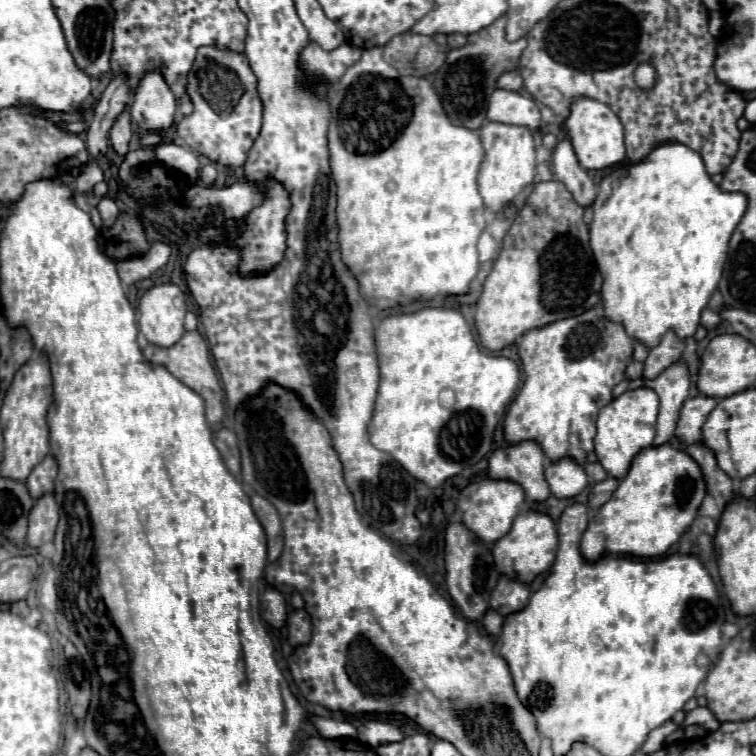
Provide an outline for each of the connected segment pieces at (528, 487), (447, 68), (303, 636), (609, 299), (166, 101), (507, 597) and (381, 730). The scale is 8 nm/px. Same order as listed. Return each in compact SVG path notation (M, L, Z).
M520 442L496 450L488 462L488 476L494 480L514 480L522 484L526 498L532 502L546 502L550 496L544 480L546 456L536 442Z
M506 16L498 18L488 28L484 28L476 34L470 34L466 46L450 50L444 66L436 72L432 84L442 100L442 106L446 108L446 114L450 116L452 124L458 124L458 126L470 128L470 130L478 130L486 120L486 108L488 108L486 102L490 100L490 96L496 88L498 76L508 70L518 68L518 60L526 46L526 40L522 38L518 42L506 42L504 26L506 26Z
M296 610L288 616L288 642L290 646L308 644L312 636L312 624L306 610Z
M662 144L644 162L624 164L606 176L598 186L592 210L590 248L604 278L602 304L606 318L620 322L632 340L648 348L654 348L668 330L674 330L680 340L694 336L700 314L720 282L730 236L746 212L746 196L722 192L710 180L700 154L694 150L684 144Z
M150 72L140 80L132 96L130 114L140 130L164 132L174 124L176 98L158 72Z
M500 576L490 596L490 608L500 616L508 616L510 612L518 612L518 608L524 608L528 604L528 598L530 590L526 584L520 584L508 576Z
M371 720L358 728L358 740L370 748L378 748L380 744L388 742L398 742L404 736L406 734L398 726L380 720Z

